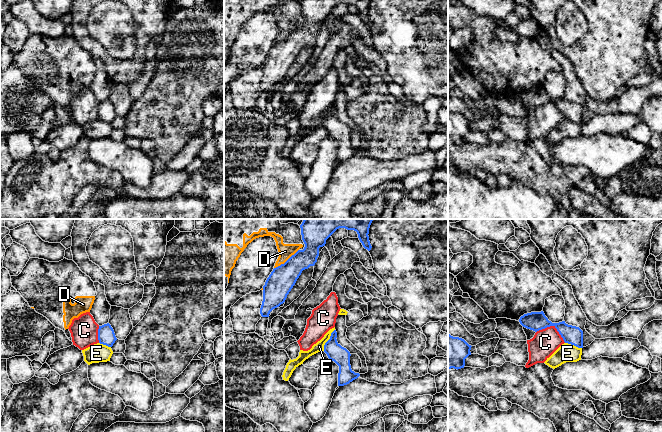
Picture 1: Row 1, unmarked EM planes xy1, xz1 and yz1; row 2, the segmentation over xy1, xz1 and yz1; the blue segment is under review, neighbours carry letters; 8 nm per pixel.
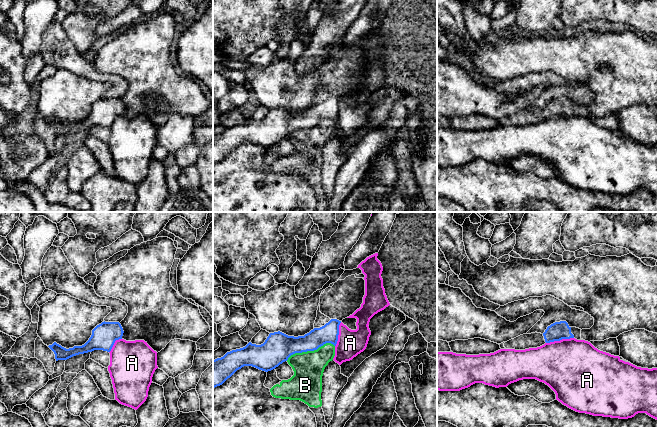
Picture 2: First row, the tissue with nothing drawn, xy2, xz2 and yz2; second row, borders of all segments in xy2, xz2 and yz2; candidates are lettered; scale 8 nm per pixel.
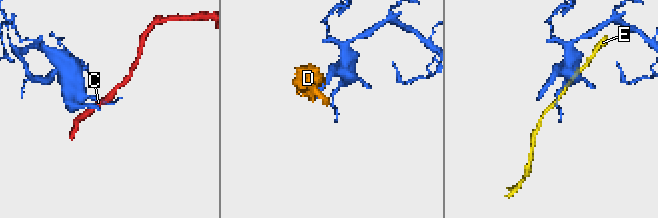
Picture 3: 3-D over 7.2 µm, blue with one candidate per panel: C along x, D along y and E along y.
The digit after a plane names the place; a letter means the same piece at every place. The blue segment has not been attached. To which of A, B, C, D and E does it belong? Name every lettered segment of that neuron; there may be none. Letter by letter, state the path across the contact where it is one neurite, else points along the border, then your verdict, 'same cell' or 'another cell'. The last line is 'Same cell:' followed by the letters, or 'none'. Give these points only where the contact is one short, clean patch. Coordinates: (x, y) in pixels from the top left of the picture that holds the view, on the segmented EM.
A: along yz2 (573, 337), (546, 343) | another cell
B: another cell
C: along yz1 (536, 331), (553, 326), (565, 342) | another cell
D: another cell
E: along xz1 (334, 329), (323, 350) | another cell
Same cell: none

